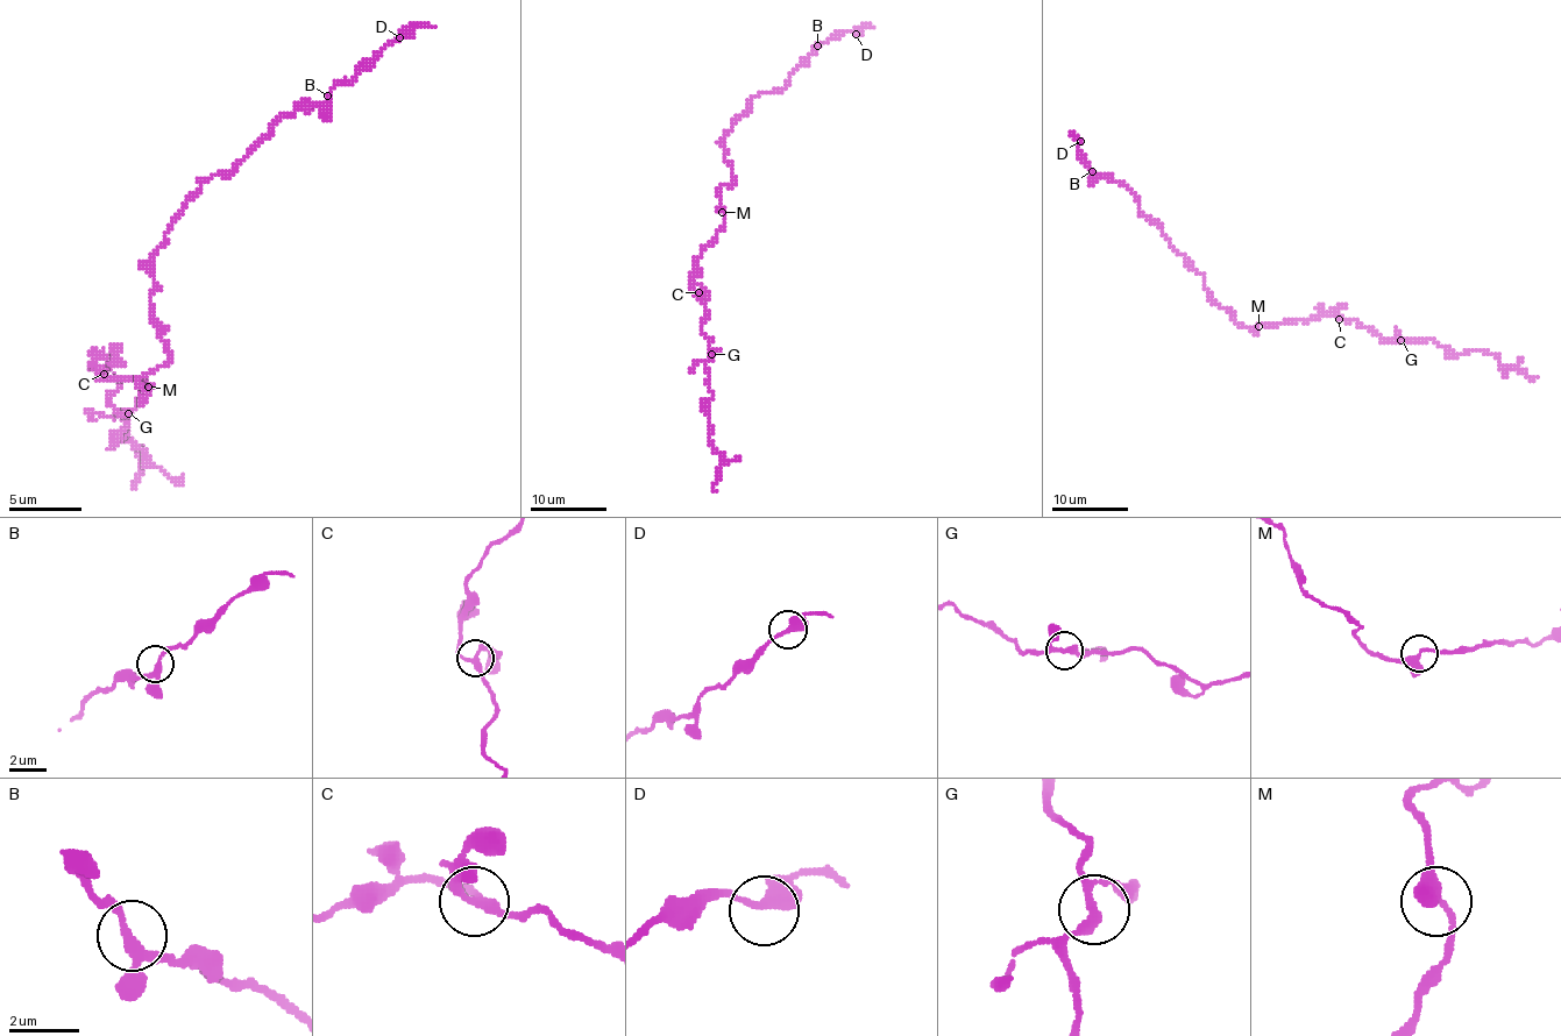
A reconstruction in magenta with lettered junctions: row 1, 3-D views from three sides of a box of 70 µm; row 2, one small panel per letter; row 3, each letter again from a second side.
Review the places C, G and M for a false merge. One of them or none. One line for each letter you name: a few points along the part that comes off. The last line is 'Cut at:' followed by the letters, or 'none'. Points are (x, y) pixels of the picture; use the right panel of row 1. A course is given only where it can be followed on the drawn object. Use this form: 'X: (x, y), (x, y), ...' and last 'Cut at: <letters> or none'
Cut at: none

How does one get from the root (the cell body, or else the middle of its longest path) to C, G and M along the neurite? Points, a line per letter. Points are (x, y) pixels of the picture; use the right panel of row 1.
C: (1241, 326), (1305, 323), (1324, 314), (1338, 314), (1339, 319)
G: (1241, 326), (1257, 328), (1261, 325), (1305, 323), (1324, 314), (1338, 314), (1374, 330), (1383, 340), (1400, 340)
M: (1241, 326), (1258, 326)

